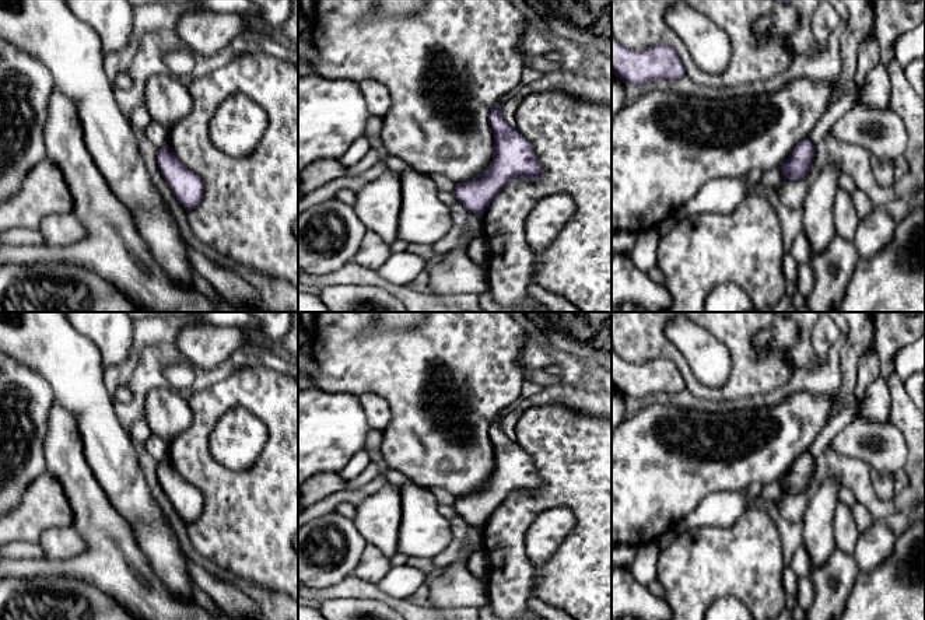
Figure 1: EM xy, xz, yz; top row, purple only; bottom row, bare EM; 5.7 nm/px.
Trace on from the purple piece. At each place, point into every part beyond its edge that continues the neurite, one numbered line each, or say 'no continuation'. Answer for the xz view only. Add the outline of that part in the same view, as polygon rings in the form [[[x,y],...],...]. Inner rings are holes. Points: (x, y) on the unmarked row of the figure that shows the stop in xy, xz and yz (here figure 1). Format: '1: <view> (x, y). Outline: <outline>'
no continuation

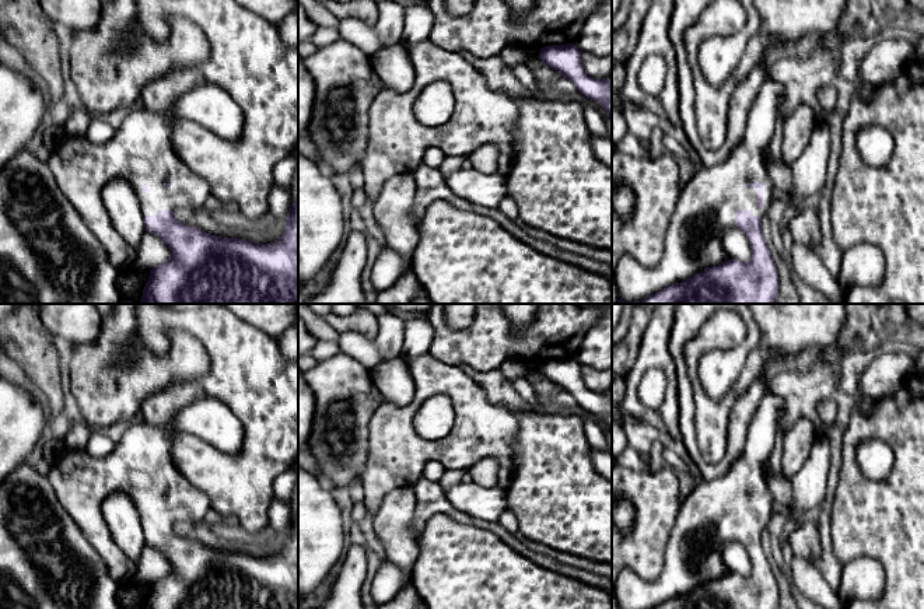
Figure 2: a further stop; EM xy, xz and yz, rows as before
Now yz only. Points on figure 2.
1: yz (693, 556). Outline: [[[767,393],[753,406],[742,455],[724,476],[715,480],[703,480],[680,501],[661,575],[654,582],[647,582],[629,568],[622,570],[613,587],[620,609],[652,609],[672,598],[683,596],[707,581],[722,578],[731,573],[724,563],[722,547],[736,542],[735,526],[750,524],[753,529],[759,531],[769,526],[774,514],[774,500],[764,480],[763,468],[769,465],[774,451],[783,409],[783,400],[773,393]],[[749,496],[763,497],[762,522],[757,521],[757,503],[749,501]]]

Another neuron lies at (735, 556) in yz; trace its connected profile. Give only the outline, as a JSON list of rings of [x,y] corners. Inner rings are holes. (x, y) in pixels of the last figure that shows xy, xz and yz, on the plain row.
[[[739,542],[727,543],[722,547],[722,559],[731,573],[749,575],[752,571],[752,563],[748,552]]]

